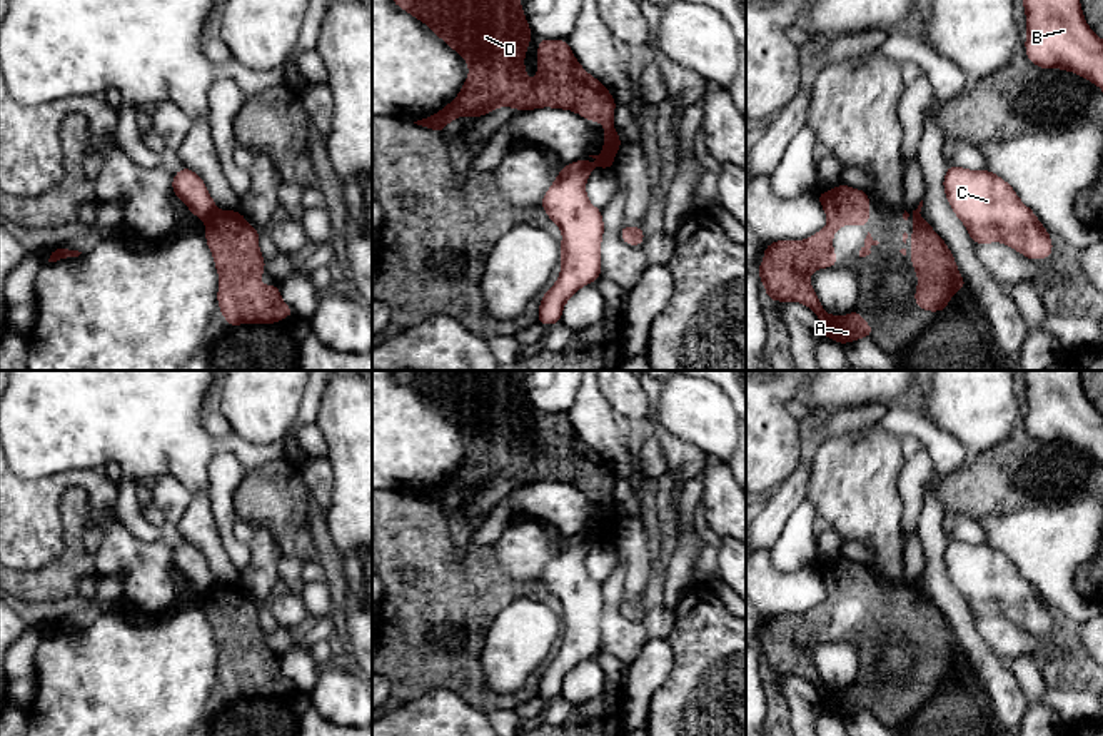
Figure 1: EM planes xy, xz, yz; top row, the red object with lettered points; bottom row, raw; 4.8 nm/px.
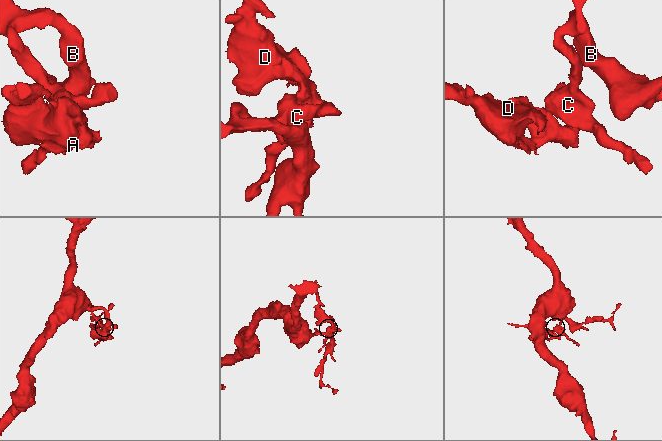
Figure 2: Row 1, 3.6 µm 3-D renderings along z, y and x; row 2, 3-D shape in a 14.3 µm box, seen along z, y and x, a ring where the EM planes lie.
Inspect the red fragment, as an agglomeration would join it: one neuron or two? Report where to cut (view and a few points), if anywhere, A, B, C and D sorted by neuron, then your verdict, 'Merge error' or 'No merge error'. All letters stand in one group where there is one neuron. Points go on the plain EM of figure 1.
Split along xy (217, 584), (206, 596). Groups: A D / B C. Merge error

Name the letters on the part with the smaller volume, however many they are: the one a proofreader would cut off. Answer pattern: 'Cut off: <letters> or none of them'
Cut off: A, D

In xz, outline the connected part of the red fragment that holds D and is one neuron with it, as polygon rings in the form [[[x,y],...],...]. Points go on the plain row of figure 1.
[[[390,371],[392,376],[405,384],[414,392],[426,397],[441,414],[444,414],[454,426],[457,426],[469,439],[467,454],[462,457],[459,469],[449,476],[441,486],[417,494],[414,497],[426,502],[444,506],[446,499],[454,492],[471,489],[481,492],[482,489],[499,482],[512,481],[519,484],[536,484],[542,481],[562,482],[579,487],[582,492],[592,494],[596,497],[604,497],[604,521],[599,529],[589,529],[599,532],[599,537],[591,537],[591,542],[607,542],[611,546],[614,539],[614,531],[617,522],[622,519],[617,509],[612,492],[616,484],[616,474],[612,467],[591,447],[587,447],[582,439],[574,431],[569,414],[547,414],[539,412],[537,422],[537,452],[529,454],[526,451],[524,431],[527,419],[531,416],[531,401],[526,394],[524,382],[519,371]]]

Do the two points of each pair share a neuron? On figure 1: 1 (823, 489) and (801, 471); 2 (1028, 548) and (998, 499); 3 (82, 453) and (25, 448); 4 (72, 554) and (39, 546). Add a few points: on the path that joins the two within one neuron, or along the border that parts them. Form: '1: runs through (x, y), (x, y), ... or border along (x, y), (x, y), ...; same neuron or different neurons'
1: border along (818, 439), (810, 448), (811, 478), (805, 498); different neurons
2: border along (1045, 503), (988, 514), (978, 521); different neurons
3: runs through (69, 448), (39, 448); same neuron
4: border along (60, 513), (64, 549), (47, 564), (27, 569); different neurons

